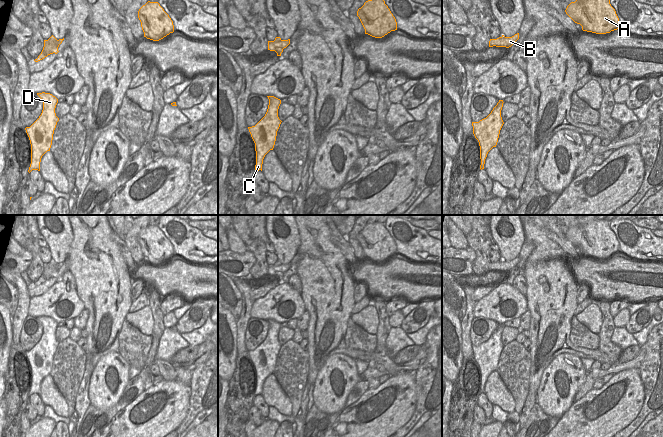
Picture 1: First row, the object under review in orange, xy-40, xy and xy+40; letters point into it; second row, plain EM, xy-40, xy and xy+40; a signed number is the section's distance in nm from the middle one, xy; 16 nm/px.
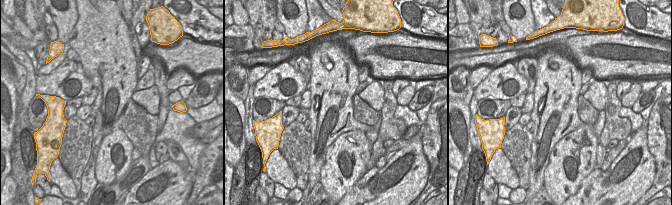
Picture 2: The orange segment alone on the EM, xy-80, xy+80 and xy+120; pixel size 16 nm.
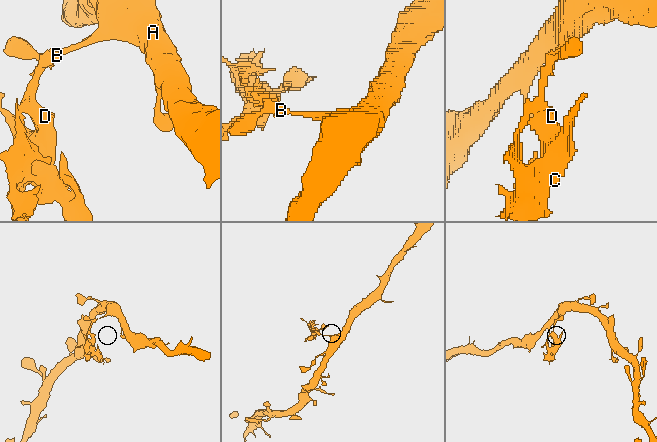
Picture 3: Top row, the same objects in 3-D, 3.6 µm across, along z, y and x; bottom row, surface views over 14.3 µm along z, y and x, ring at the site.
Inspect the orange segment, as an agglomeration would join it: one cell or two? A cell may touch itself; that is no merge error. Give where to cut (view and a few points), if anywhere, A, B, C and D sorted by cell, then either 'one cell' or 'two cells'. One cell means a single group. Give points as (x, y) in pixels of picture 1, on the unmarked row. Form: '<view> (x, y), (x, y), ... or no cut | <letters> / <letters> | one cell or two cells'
xy (268, 267), (283, 272) | A B / C D | two cells

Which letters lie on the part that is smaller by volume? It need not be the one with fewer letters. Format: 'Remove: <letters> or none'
Remove: C, D

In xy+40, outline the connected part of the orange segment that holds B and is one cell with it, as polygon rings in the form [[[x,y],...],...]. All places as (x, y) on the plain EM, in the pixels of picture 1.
[[[519,257],[515,258],[512,261],[505,261],[502,259],[501,261],[497,263],[490,263],[489,265],[489,271],[511,271],[517,264],[519,263]]]

